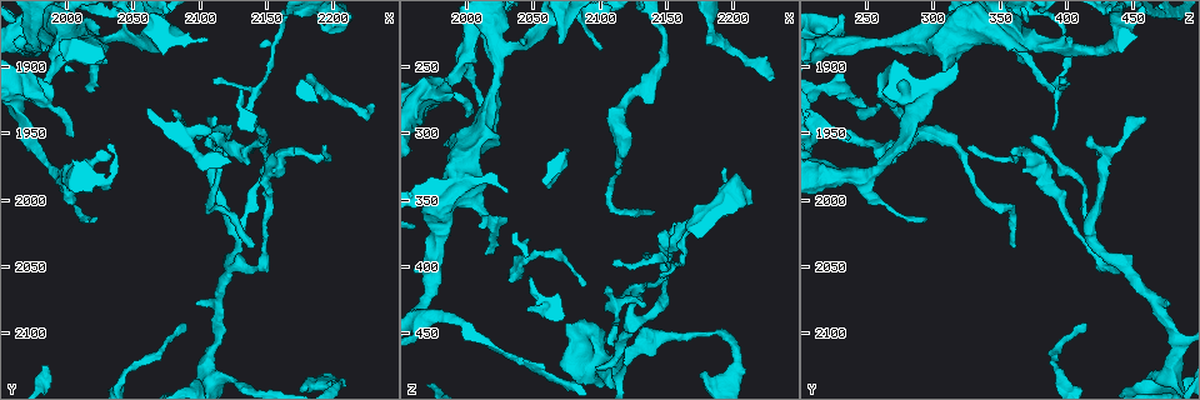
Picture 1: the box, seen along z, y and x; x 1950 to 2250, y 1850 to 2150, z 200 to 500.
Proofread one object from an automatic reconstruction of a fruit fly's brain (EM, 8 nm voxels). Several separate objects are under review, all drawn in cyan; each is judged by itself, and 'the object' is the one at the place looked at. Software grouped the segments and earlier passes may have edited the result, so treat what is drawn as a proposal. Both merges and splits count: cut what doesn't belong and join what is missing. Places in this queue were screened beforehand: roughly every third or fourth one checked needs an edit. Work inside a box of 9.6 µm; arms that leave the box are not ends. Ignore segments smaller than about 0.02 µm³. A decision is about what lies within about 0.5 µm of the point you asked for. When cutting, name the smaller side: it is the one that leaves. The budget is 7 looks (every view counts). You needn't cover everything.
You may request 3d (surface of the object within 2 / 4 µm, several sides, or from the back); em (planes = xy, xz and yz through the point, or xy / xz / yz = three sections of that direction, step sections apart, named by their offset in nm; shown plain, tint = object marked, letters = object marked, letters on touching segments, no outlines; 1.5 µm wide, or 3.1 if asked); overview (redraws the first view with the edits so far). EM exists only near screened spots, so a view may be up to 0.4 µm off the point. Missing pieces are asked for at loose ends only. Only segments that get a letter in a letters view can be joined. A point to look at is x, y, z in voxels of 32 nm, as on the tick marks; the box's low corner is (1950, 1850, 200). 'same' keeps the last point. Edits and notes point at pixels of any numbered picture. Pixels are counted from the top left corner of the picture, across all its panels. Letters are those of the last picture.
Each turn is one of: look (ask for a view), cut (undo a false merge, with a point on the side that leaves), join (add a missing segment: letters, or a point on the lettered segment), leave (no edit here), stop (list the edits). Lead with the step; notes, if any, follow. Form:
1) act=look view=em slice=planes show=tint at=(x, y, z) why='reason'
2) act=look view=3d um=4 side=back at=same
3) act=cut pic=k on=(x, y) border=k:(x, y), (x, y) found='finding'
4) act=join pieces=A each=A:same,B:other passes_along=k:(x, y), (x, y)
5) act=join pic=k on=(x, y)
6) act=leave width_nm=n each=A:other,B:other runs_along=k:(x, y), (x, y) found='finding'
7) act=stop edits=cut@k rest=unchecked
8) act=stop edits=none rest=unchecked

act=look view=em slice=planes show=letters at=(2140, 2034, 360) why='branch stops here'

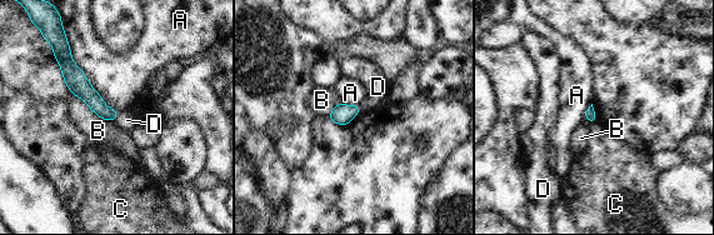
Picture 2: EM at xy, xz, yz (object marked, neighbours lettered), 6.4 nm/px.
act=leave each=A:other,B:other,C:other,D:other found='no lettered segment goes on from it'

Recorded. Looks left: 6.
act=look view=em slice=planes show=tint at=(2194, 1958, 326) why='tapers out'

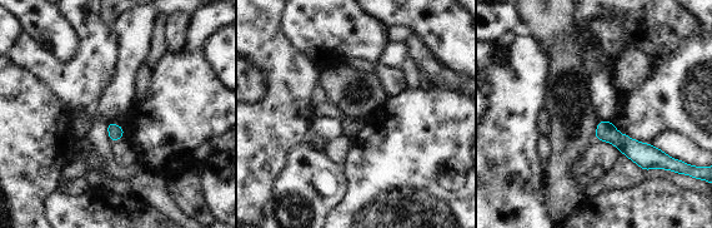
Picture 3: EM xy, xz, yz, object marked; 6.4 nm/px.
act=look view=em slice=planes show=letters at=same

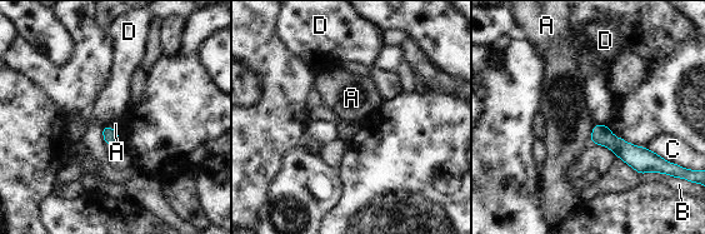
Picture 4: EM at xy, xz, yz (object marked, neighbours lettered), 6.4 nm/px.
act=leave each=A:other,B:other,C:other,D:other border=4:(103, 127), (110, 127), (119, 135) found='no lettered segment goes on from it'

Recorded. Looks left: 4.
act=look view=em slice=xy step=8 show=letters at=(1988, 1930, 270) why='thick turns thin'

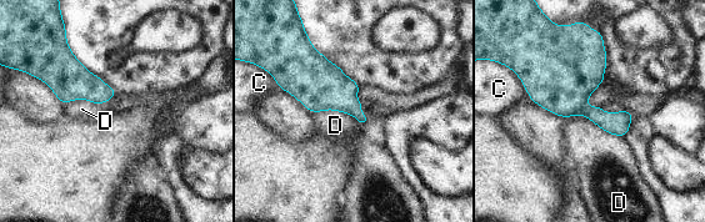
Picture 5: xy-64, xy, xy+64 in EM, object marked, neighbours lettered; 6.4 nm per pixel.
act=leave each=C:other,D:other border=5:(311, 111), (344, 111), (360, 125) found='all the same neuron'

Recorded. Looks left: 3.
act=stop edits=none rest=unchecked

